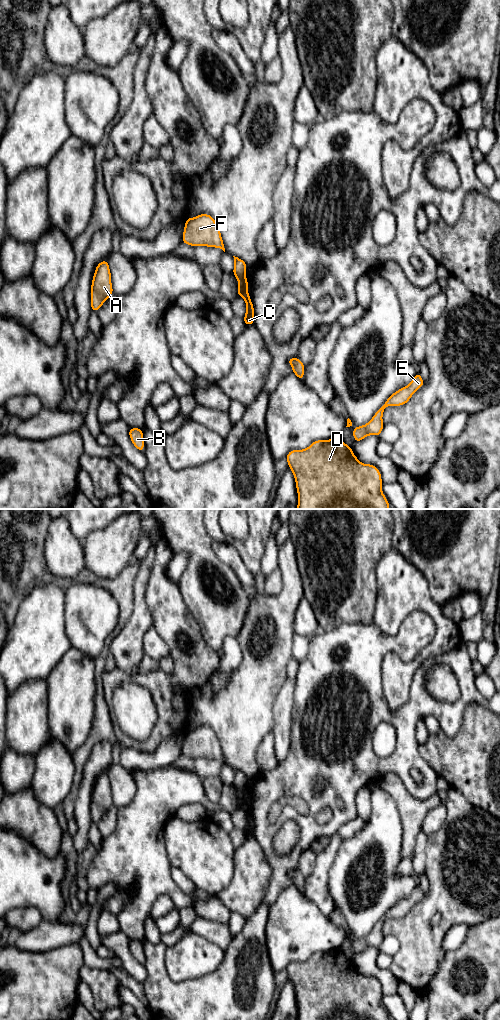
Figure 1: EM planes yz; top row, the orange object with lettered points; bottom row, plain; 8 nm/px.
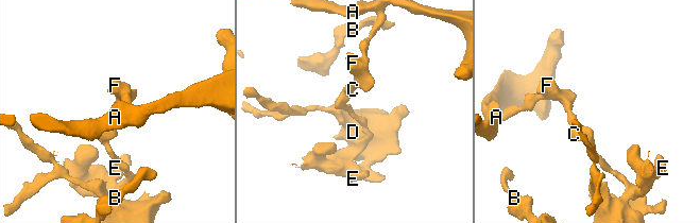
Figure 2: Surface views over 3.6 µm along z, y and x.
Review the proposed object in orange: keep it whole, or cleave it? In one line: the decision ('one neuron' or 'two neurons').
two neurons

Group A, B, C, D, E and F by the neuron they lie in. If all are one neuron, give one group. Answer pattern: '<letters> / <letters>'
A F / B C D E

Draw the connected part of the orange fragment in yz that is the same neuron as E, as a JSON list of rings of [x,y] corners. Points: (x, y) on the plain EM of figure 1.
[[[416,885],[411,895],[393,905],[376,923],[375,927],[366,937],[353,940],[353,949],[355,954],[361,953],[368,947],[375,947],[379,949],[384,938],[382,928],[385,920],[387,918],[401,918],[406,916],[417,901],[422,900],[423,896],[424,893],[420,885]]]

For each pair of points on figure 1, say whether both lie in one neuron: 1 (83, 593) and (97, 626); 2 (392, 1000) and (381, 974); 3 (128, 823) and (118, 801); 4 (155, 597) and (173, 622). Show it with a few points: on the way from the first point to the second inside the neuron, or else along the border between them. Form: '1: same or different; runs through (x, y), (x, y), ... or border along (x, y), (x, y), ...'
1: same; runs through (83, 601), (91, 612), (91, 618)
2: different; border along (397, 992), (383, 996)
3: different; border along (135, 788), (133, 798), (127, 804), (118, 808)
4: same; runs through (156, 603), (169, 616)

